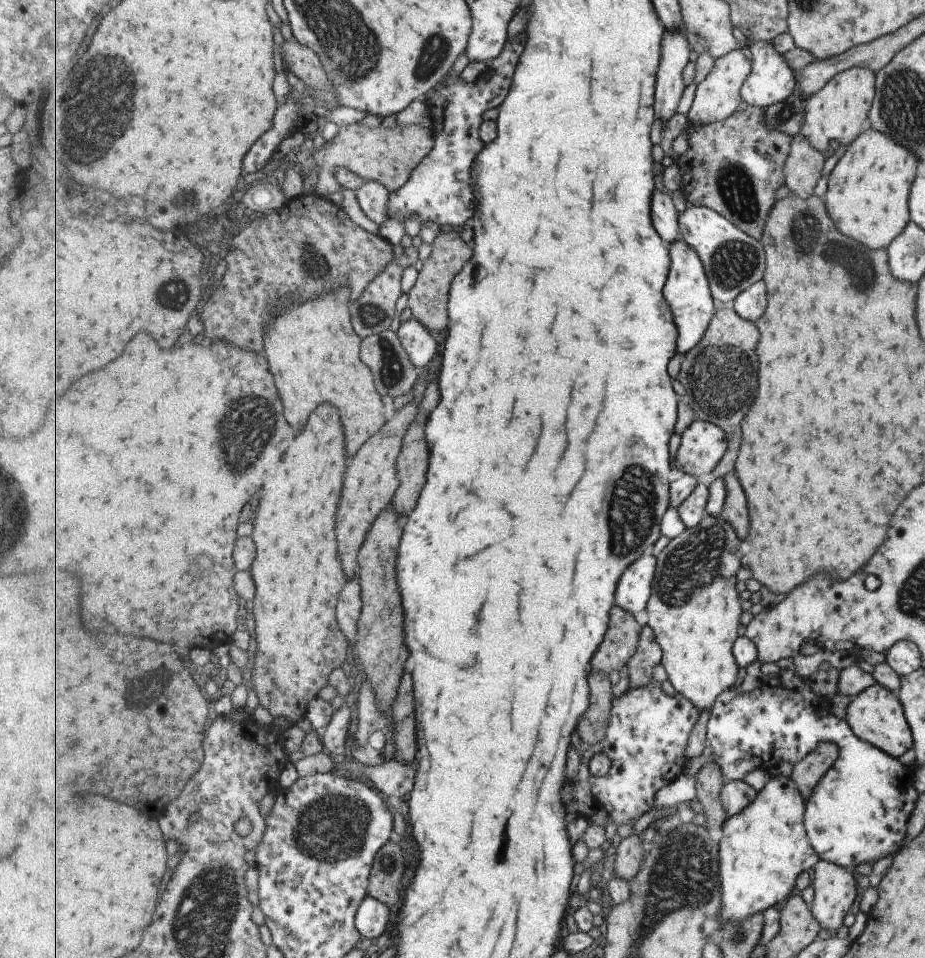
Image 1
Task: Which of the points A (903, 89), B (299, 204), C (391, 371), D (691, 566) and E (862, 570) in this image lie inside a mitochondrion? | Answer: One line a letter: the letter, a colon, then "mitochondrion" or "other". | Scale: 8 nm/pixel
A: mitochondrion
B: other
C: mitochondrion
D: mitochondrion
E: other

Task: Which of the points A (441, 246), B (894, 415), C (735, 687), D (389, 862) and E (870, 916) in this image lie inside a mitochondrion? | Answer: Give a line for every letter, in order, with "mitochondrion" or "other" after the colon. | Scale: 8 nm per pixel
A: other
B: mitochondrion
C: other
D: mitochondrion
E: other

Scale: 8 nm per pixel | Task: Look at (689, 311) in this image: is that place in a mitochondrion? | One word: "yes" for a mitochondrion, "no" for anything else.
no

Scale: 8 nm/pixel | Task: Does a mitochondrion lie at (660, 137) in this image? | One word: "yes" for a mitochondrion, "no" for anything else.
no

